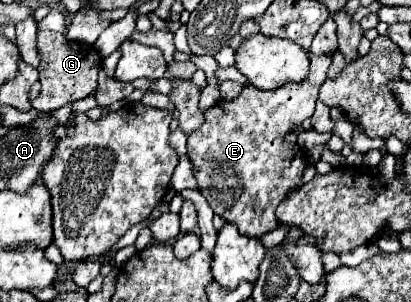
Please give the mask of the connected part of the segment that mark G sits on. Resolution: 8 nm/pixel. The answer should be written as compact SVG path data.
M38 31L38 49L42 53L42 63L38 69L42 89L40 95L32 101L36 111L56 111L70 101L88 97L92 89L96 89L102 57L92 45L72 41L66 35L56 35L54 31Z

